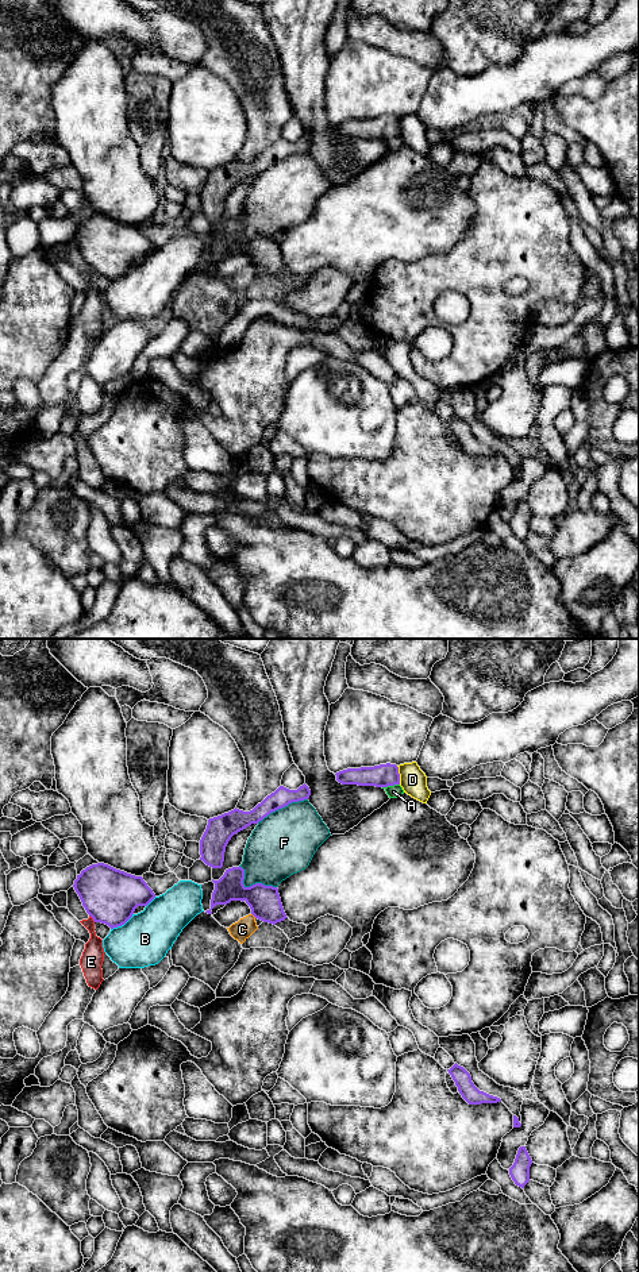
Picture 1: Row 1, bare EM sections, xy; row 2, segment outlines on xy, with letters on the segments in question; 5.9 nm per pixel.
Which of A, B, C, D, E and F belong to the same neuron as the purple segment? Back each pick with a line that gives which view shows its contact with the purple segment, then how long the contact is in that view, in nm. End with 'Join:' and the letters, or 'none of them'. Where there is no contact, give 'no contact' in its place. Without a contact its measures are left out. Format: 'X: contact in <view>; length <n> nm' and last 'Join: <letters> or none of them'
Join: none of them

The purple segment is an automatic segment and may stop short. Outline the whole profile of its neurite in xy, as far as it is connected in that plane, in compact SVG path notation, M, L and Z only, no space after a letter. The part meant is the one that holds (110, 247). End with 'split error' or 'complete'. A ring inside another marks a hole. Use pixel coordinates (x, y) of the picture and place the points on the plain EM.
M104 215L82 221L73 239L93 273L111 281L124 277L138 258L147 258L155 250L142 228Z; complete

